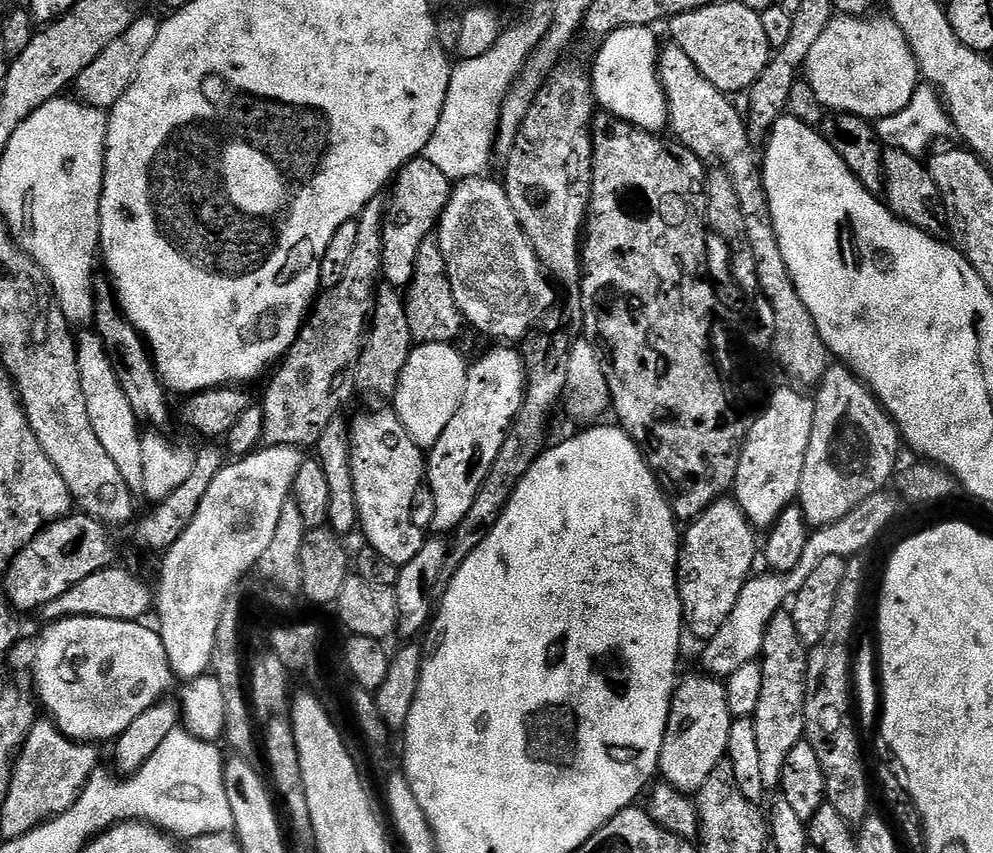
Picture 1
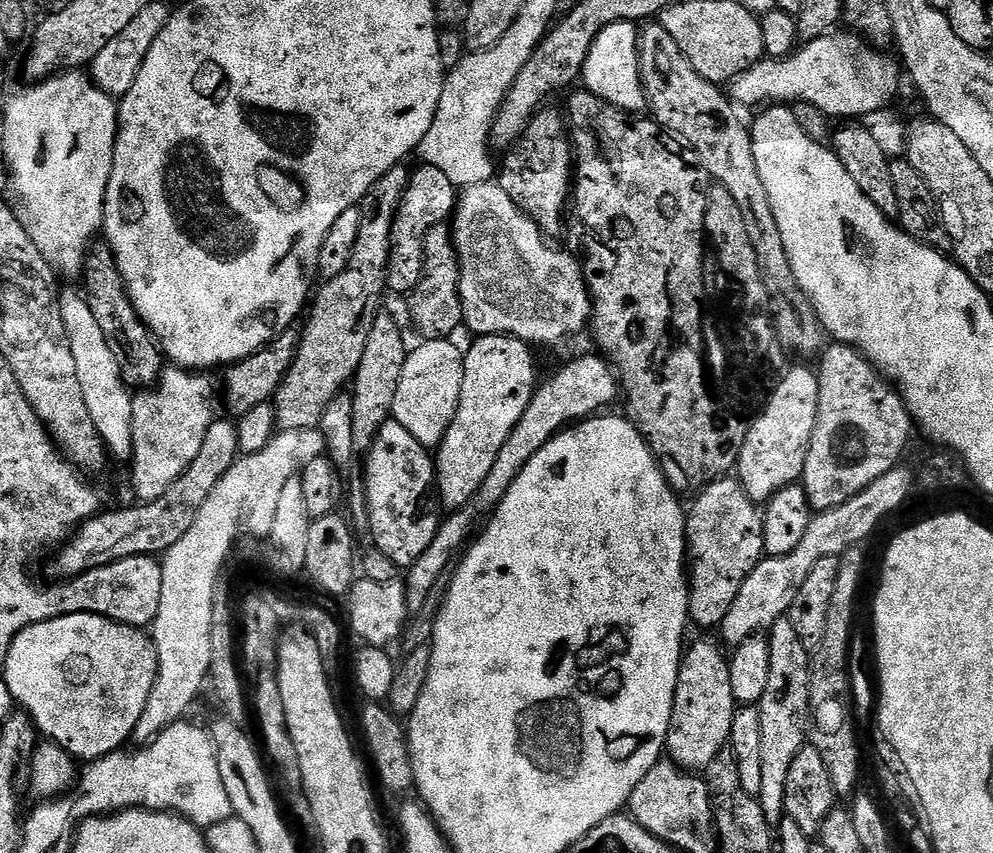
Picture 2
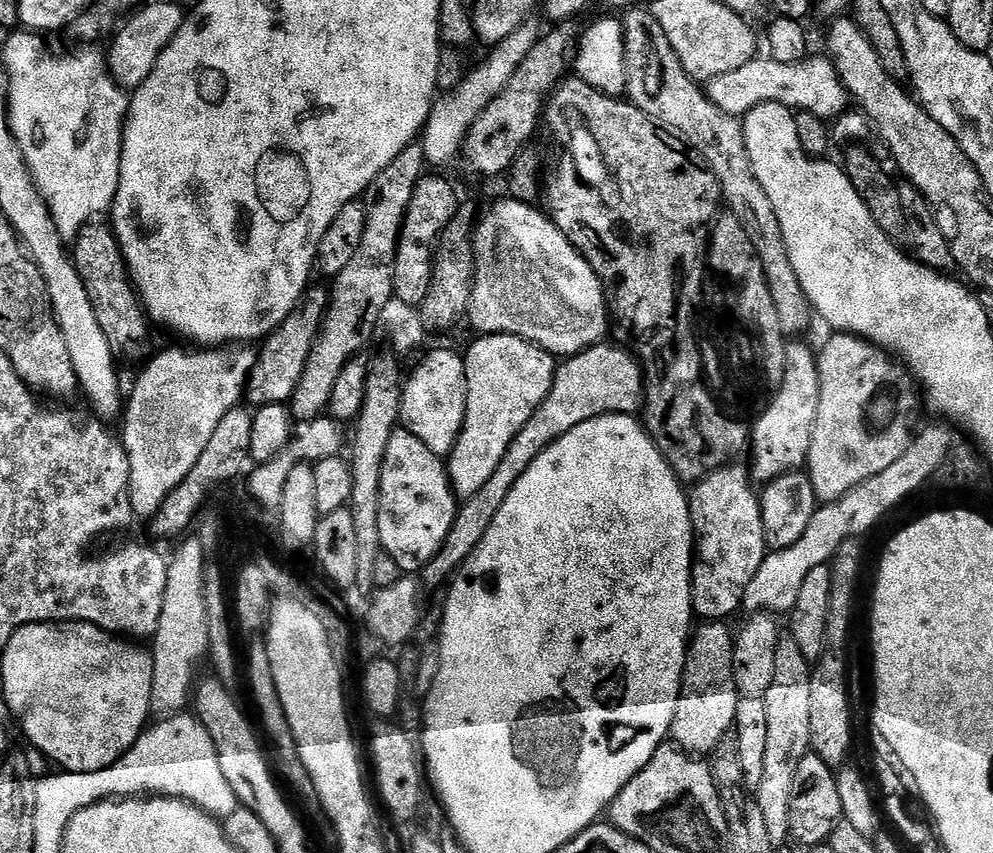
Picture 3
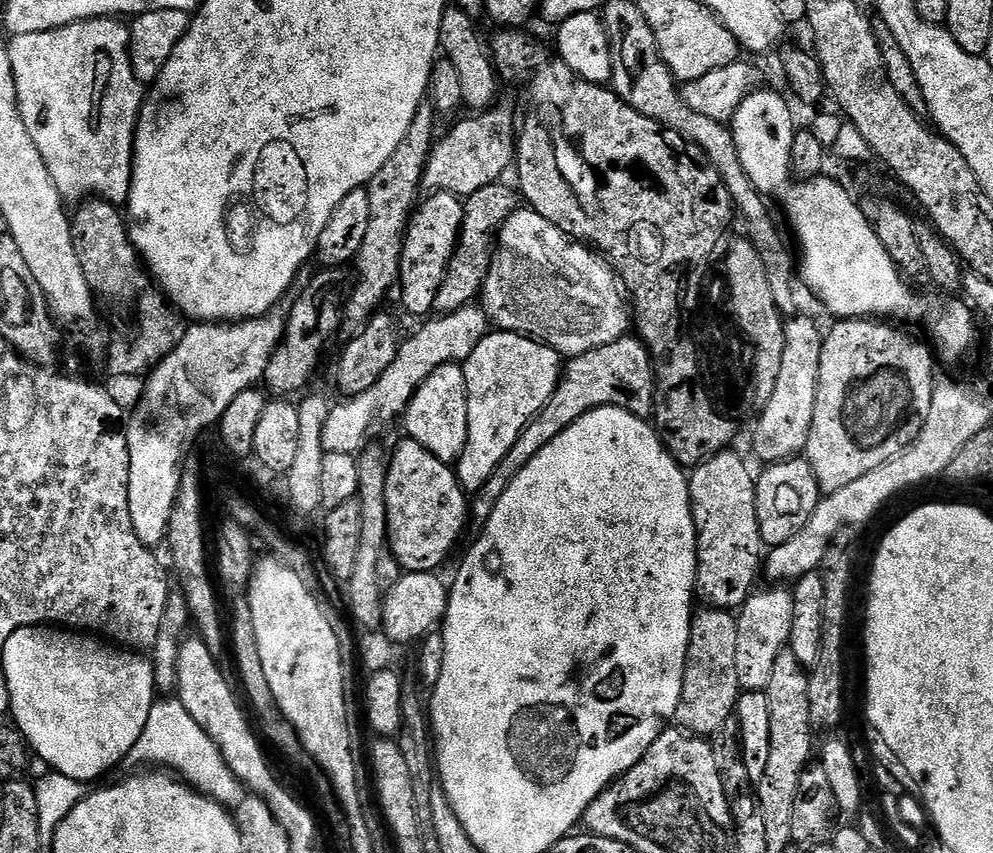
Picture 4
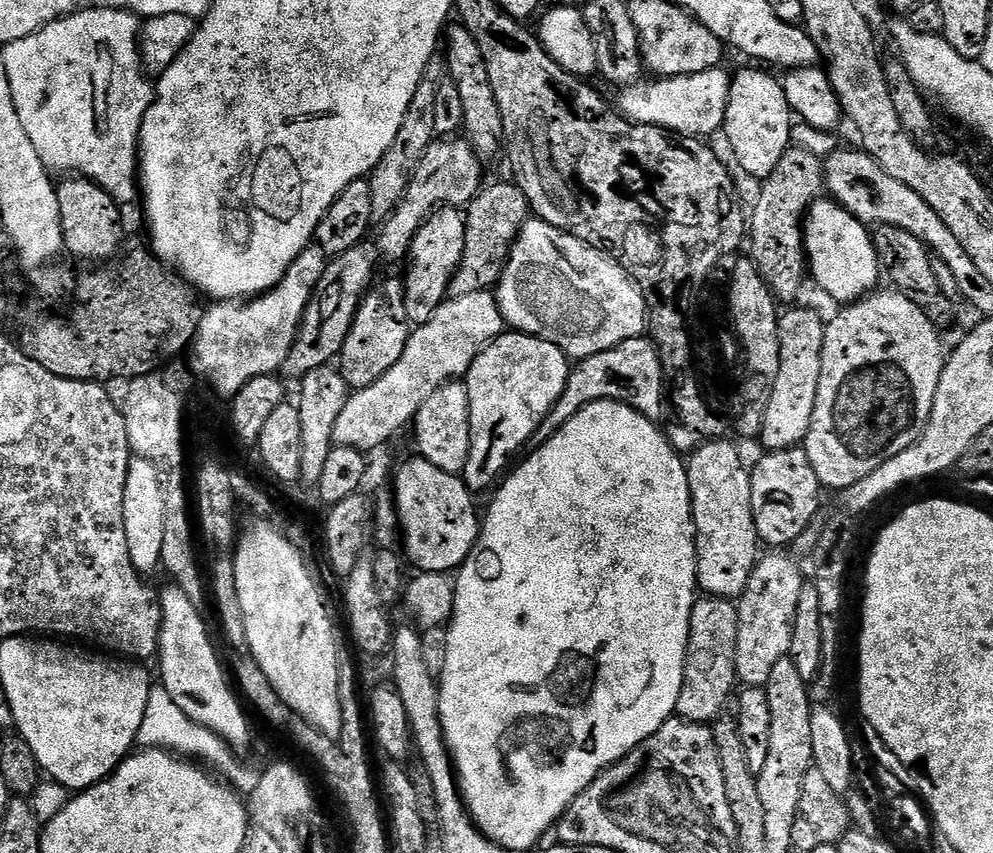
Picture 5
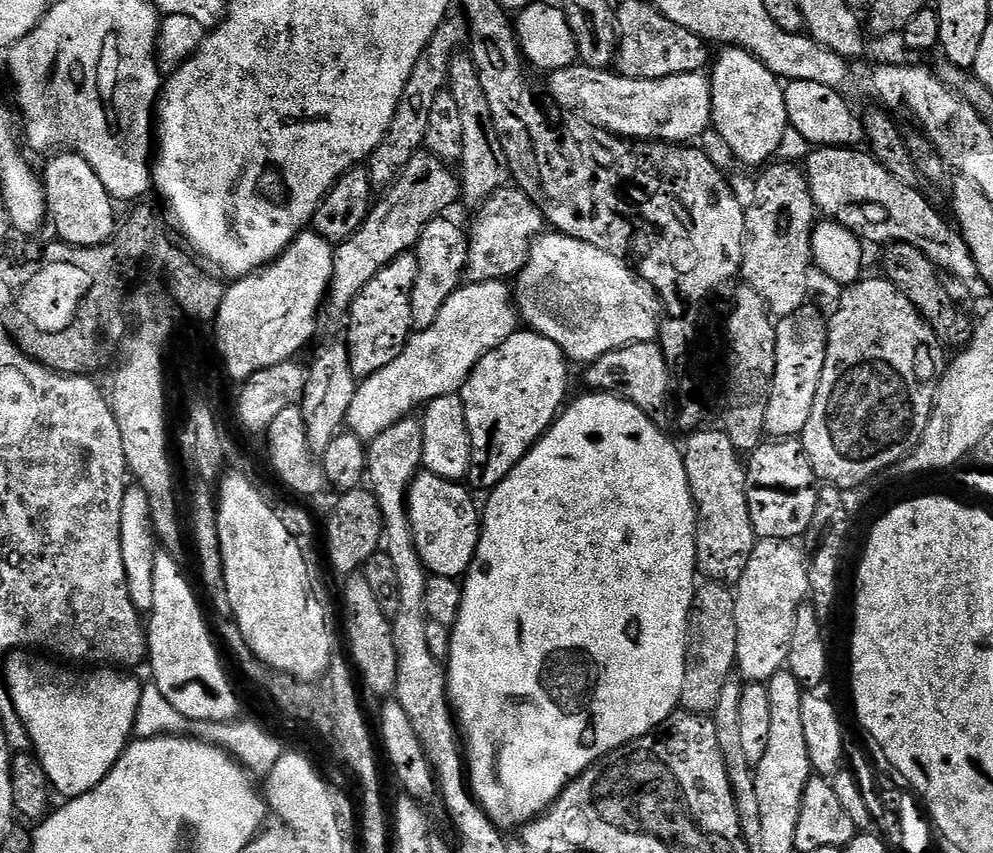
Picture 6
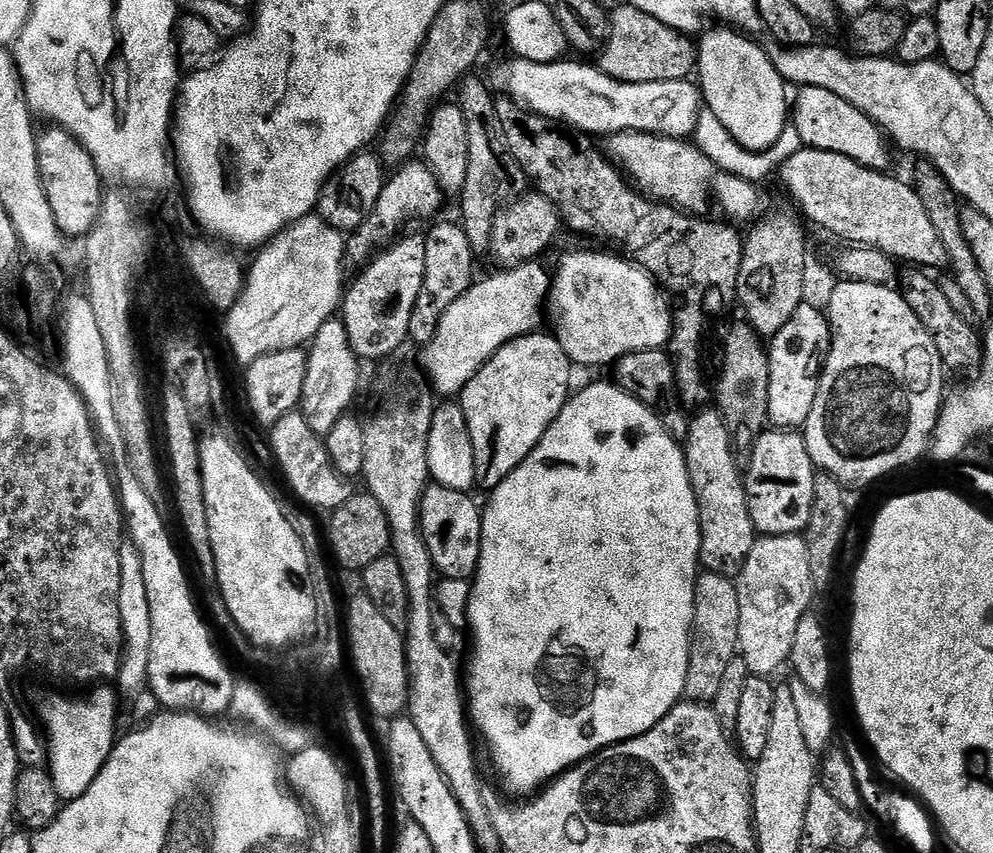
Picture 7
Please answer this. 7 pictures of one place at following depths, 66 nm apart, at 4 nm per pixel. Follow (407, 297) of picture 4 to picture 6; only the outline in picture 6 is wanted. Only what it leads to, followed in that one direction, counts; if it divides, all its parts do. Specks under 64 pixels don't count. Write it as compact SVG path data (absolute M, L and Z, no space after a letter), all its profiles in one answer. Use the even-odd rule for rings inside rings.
M448 219L430 221L426 230L422 230L422 238L418 238L414 249L418 258L418 274L410 300L410 314L412 327L418 332L434 326L442 306L446 306L446 298L462 287L468 271L468 232Z

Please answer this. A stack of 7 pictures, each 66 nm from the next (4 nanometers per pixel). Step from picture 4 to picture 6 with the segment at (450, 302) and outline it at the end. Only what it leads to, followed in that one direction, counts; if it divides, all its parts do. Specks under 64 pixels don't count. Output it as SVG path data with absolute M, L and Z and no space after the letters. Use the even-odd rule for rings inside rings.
M515 186L498 190L479 205L476 221L468 232L467 283L511 281L526 266L532 243L545 231L544 215L534 201Z

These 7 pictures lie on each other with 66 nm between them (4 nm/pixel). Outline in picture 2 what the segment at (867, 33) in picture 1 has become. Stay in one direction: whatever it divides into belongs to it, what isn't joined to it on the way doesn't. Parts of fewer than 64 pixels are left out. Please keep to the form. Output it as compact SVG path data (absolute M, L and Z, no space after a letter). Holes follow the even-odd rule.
M836 30L817 40L807 41L791 56L759 60L750 70L738 74L730 81L730 95L733 101L740 106L745 106L744 104L764 106L769 102L813 104L818 106L818 110L822 110L829 118L836 118L836 116L863 118L871 112L885 111L889 107L888 103L895 98L896 91L900 88L901 65L895 59L892 61L888 57L887 51L877 50L859 35L848 30L840 31Z

